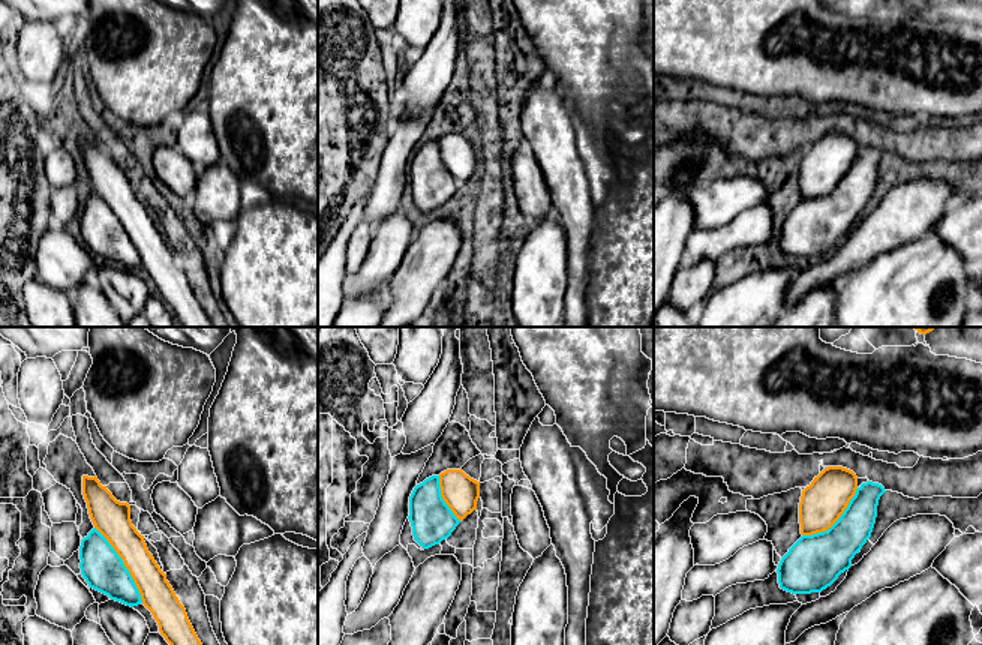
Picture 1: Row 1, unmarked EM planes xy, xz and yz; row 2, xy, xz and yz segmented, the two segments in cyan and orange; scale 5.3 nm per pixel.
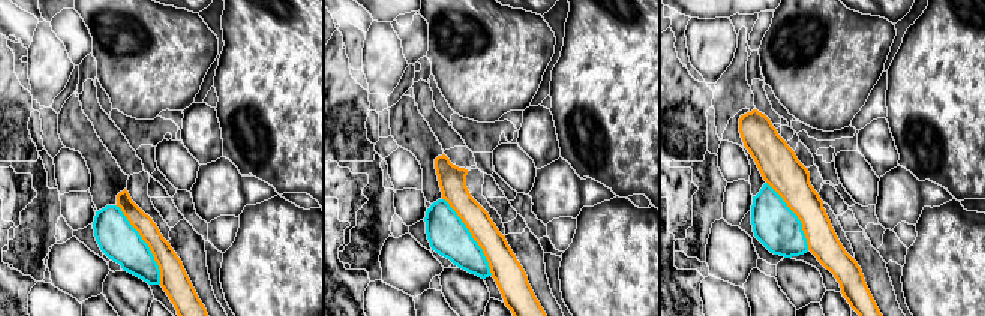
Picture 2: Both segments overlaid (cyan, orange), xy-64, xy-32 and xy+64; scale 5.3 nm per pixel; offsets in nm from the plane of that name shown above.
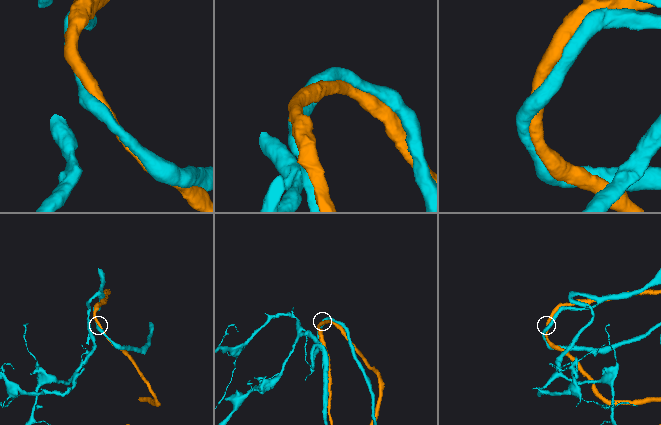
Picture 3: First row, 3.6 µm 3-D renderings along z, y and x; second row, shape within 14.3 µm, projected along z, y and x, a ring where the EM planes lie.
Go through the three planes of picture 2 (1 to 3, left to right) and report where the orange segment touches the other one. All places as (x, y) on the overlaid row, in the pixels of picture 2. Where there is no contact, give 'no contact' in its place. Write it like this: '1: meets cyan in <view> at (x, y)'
1: meets cyan in xy-64 at (147, 244)
2: meets cyan in xy-32 at (471, 237)
3: meets cyan in xy+64 at (796, 216)

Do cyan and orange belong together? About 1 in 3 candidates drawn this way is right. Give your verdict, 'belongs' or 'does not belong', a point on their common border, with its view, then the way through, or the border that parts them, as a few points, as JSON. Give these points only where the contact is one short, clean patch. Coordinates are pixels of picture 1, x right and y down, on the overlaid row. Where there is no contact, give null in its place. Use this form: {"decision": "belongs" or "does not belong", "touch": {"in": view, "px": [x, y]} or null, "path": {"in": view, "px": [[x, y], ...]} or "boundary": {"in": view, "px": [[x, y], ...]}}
{"decision": "does not belong", "touch": {"in": "xy", "px": [123, 564]}}

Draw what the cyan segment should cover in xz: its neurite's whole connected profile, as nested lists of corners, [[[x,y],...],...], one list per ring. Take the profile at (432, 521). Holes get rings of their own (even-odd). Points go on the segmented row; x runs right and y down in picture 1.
[[[432,476],[414,488],[408,519],[414,540],[423,549],[439,544],[456,530],[460,520],[441,496],[439,476]]]

